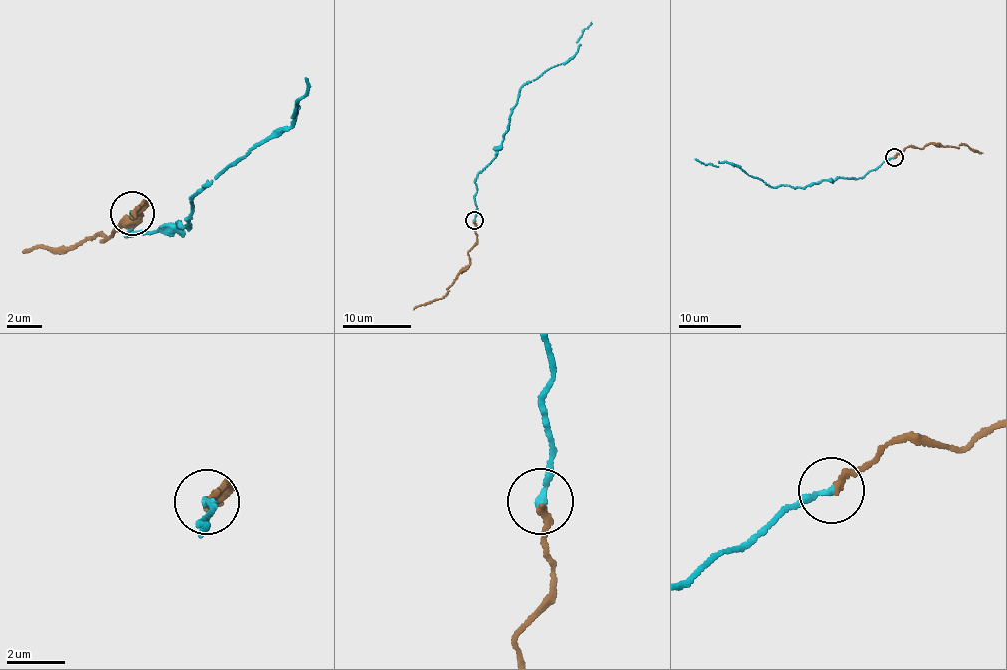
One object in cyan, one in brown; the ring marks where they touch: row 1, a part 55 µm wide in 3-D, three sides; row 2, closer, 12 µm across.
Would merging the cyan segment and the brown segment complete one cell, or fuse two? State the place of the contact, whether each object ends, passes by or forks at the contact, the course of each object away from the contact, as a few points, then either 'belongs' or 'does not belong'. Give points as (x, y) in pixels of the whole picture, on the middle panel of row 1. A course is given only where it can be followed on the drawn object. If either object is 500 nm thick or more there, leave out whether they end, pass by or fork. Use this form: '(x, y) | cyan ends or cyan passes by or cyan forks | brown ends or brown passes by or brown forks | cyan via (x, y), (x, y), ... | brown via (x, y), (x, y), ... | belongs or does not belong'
(474, 220) | cyan ends | brown ends | cyan via (473, 221), (475, 183), (500, 146), (518, 93), (575, 53), (579, 36), (590, 21) | brown via (473, 221), (477, 243), (469, 252), (470, 263), (457, 276), (447, 293), (413, 309) | belongs

